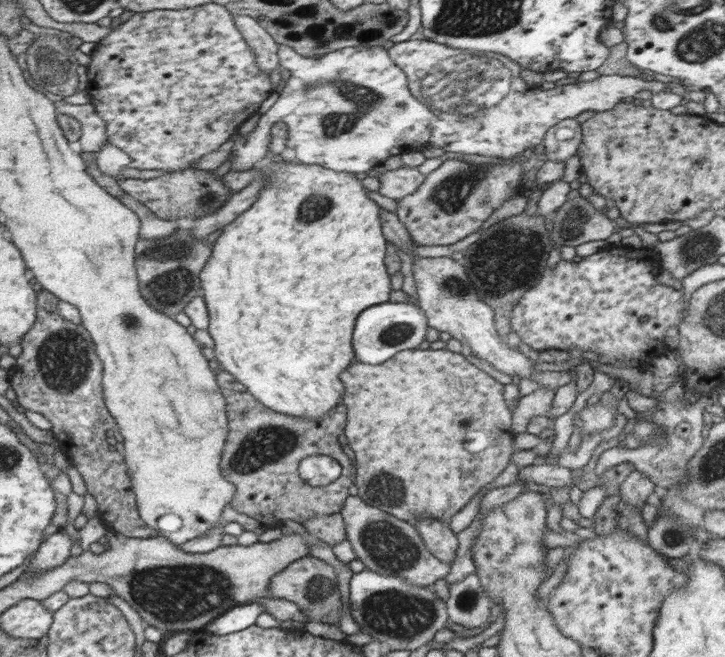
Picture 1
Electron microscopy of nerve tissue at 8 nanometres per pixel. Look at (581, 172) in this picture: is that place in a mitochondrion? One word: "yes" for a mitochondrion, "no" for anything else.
no

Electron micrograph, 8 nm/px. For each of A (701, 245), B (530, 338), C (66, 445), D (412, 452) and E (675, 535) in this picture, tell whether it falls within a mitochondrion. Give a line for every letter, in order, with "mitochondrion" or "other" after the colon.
A: mitochondrion
B: other
C: other
D: other
E: mitochondrion

